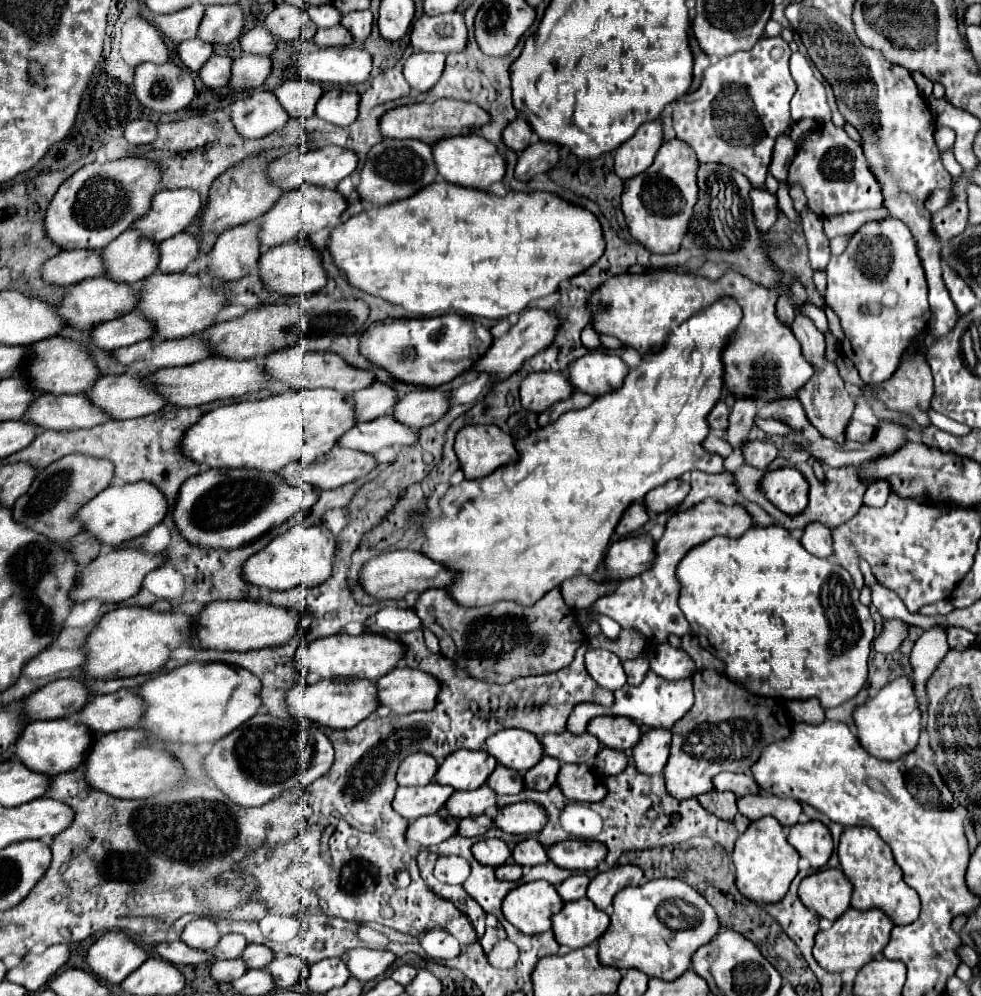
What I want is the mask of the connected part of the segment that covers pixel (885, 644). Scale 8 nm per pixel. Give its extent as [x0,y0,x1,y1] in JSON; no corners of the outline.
[874,619,906,653]

